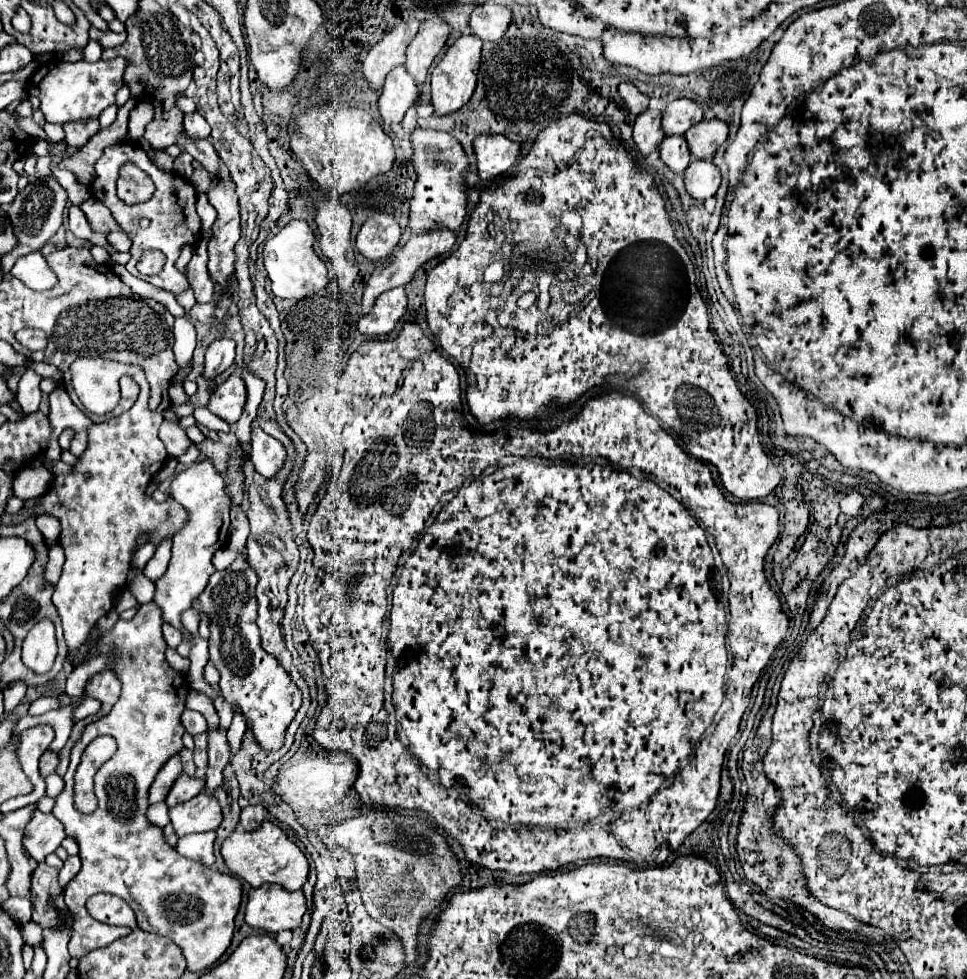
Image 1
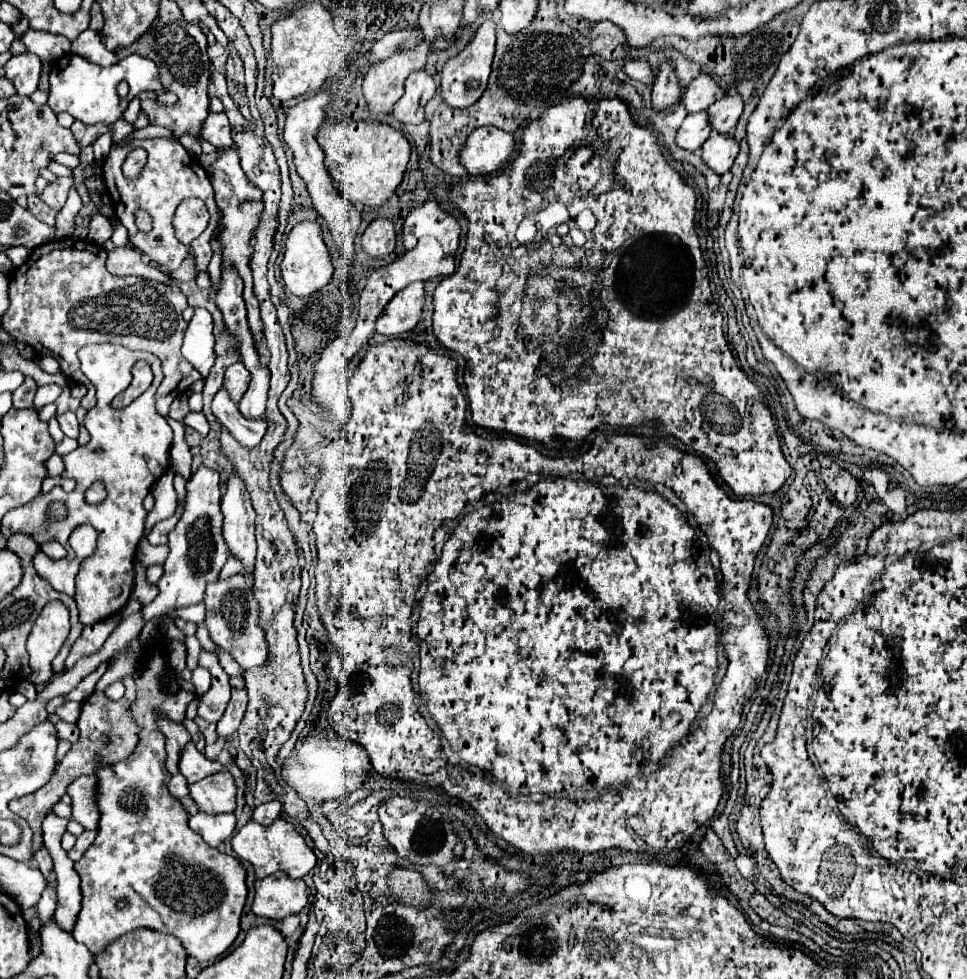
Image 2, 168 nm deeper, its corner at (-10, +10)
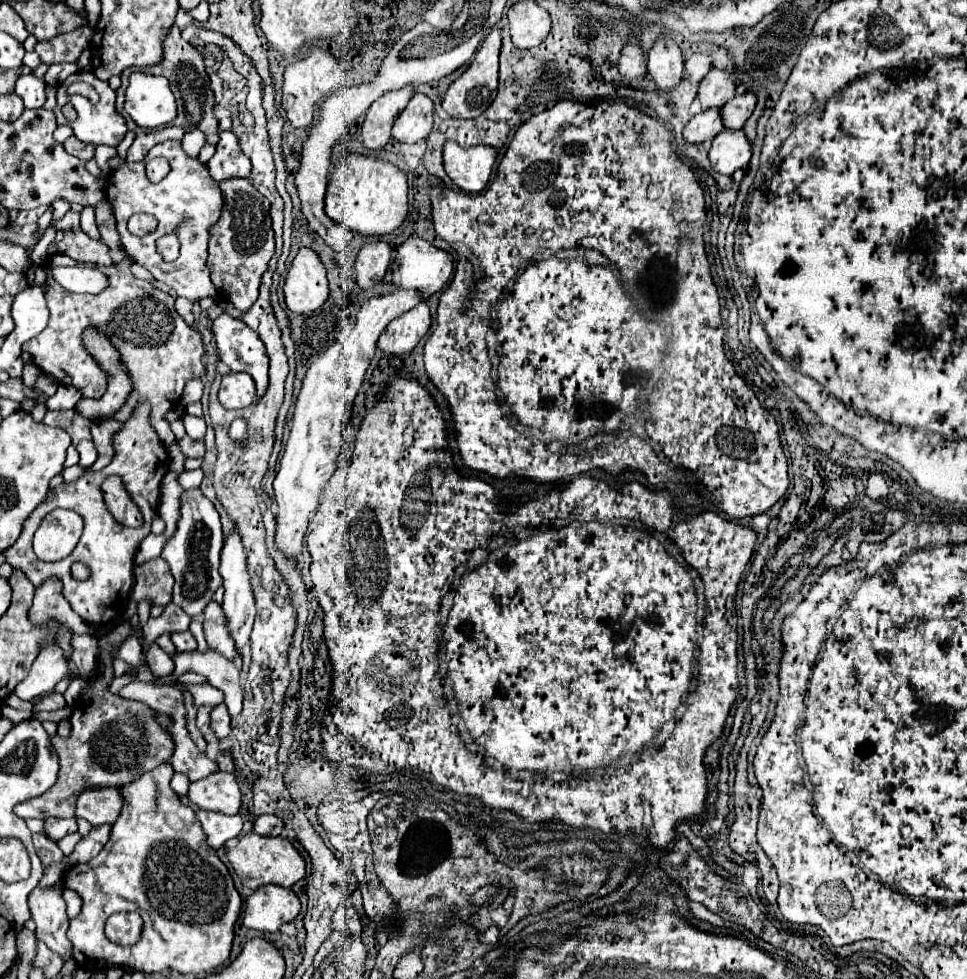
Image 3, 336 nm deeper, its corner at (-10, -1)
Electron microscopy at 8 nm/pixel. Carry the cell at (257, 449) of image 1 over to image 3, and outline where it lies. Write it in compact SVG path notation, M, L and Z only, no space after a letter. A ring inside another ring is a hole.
M238 418L238 420L232 422L232 426L230 426L230 436L232 436L234 440L238 440L238 442L244 442L244 440L246 440L246 422L244 422L242 418Z

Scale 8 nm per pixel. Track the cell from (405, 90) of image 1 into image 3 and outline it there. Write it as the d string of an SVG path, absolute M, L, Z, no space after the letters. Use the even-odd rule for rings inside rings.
M414 94L406 110L398 116L392 128L392 136L398 142L416 144L430 136L432 132L432 110L434 102L424 94Z

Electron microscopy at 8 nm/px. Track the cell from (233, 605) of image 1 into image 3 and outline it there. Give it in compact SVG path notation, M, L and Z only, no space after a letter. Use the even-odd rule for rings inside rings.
M210 602L204 608L204 636L210 650L222 654L228 660L234 660L238 656L234 648L234 640L228 636L228 630L226 630L224 610L216 602Z

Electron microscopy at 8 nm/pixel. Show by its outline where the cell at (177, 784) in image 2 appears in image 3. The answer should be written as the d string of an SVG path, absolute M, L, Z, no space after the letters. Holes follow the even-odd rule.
M174 772L174 776L172 776L172 780L170 780L170 786L172 786L172 790L178 794L178 796L186 796L186 792L188 792L188 778L186 778L186 774L178 774L178 772Z

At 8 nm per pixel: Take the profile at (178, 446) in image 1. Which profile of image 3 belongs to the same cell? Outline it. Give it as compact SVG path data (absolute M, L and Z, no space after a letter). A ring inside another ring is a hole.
M182 438L182 440L178 440L178 446L186 458L202 458L204 456L204 442L202 440Z

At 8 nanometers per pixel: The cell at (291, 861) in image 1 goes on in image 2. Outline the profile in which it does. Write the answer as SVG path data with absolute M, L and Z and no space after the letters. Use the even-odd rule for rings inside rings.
M278 817L268 827L256 823L256 821L248 821L232 837L232 849L240 859L246 859L252 863L252 867L256 871L256 879L264 879L276 871L286 871L290 875L290 879L302 879L316 865L314 851L306 845L304 837L296 831L296 827L290 821L284 821L282 817Z

